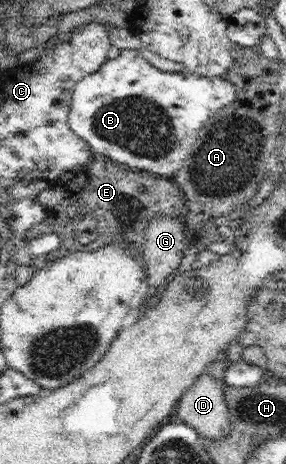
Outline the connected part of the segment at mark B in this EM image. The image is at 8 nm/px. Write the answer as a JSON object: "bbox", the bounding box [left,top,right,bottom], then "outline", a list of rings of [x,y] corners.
{"bbox":[68,49,236,174],"outline":[[[122,49],[117,58],[106,59],[94,74],[85,76],[74,86],[68,124],[74,134],[91,146],[94,157],[104,155],[135,170],[172,174],[182,168],[203,124],[211,121],[215,112],[232,104],[236,98],[234,84],[225,76],[215,77],[162,71],[140,56],[138,49]]]}

